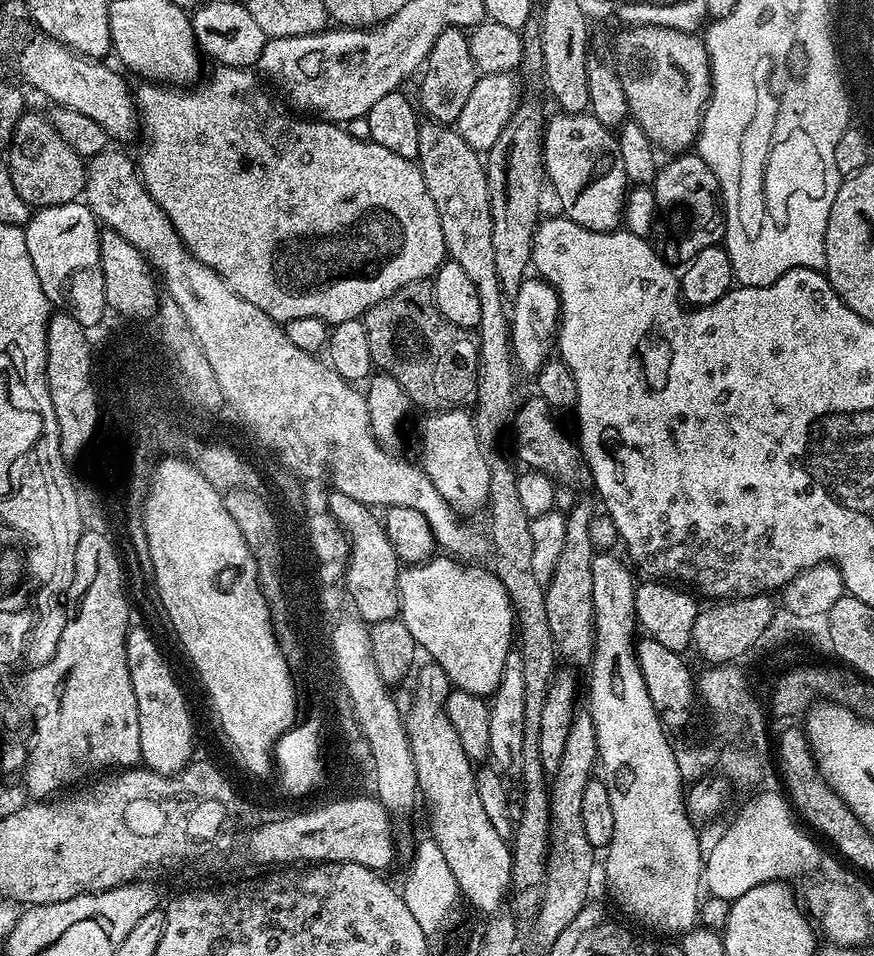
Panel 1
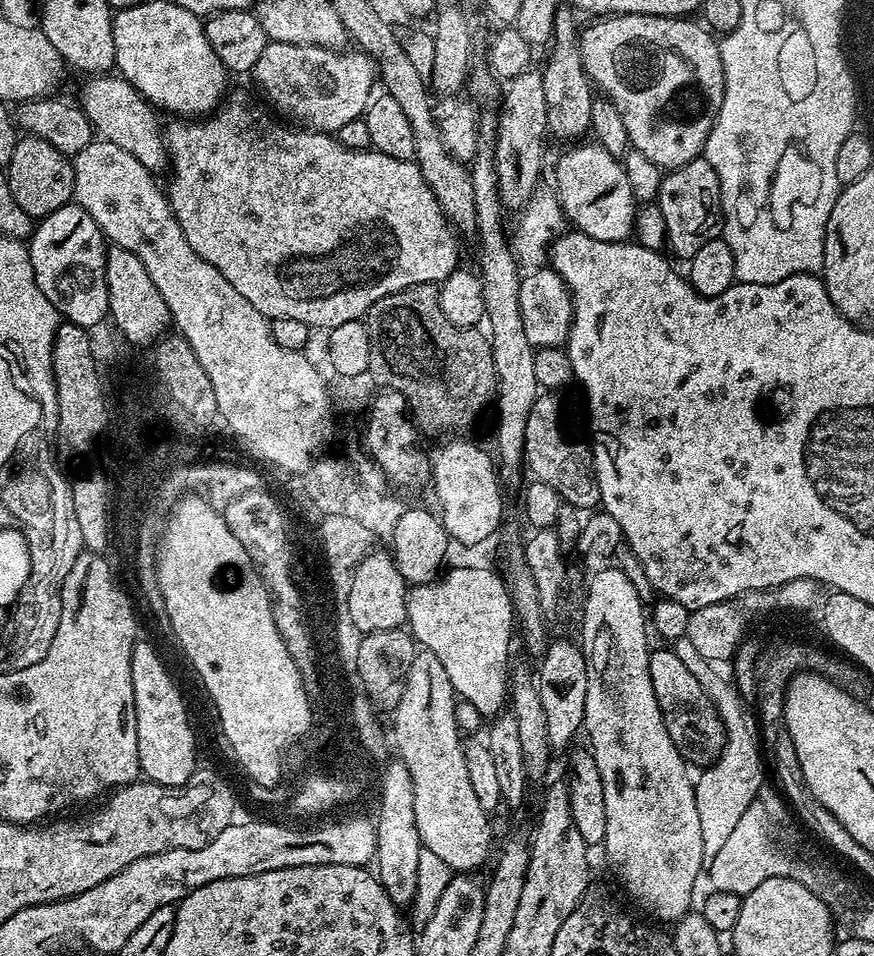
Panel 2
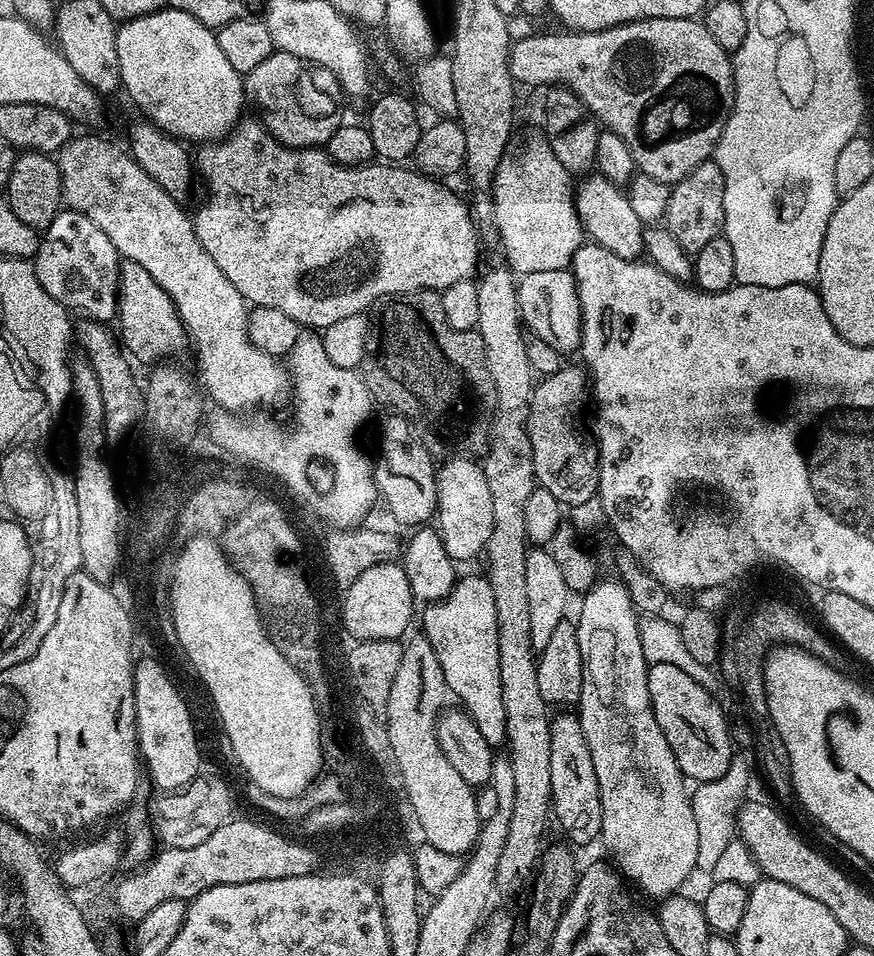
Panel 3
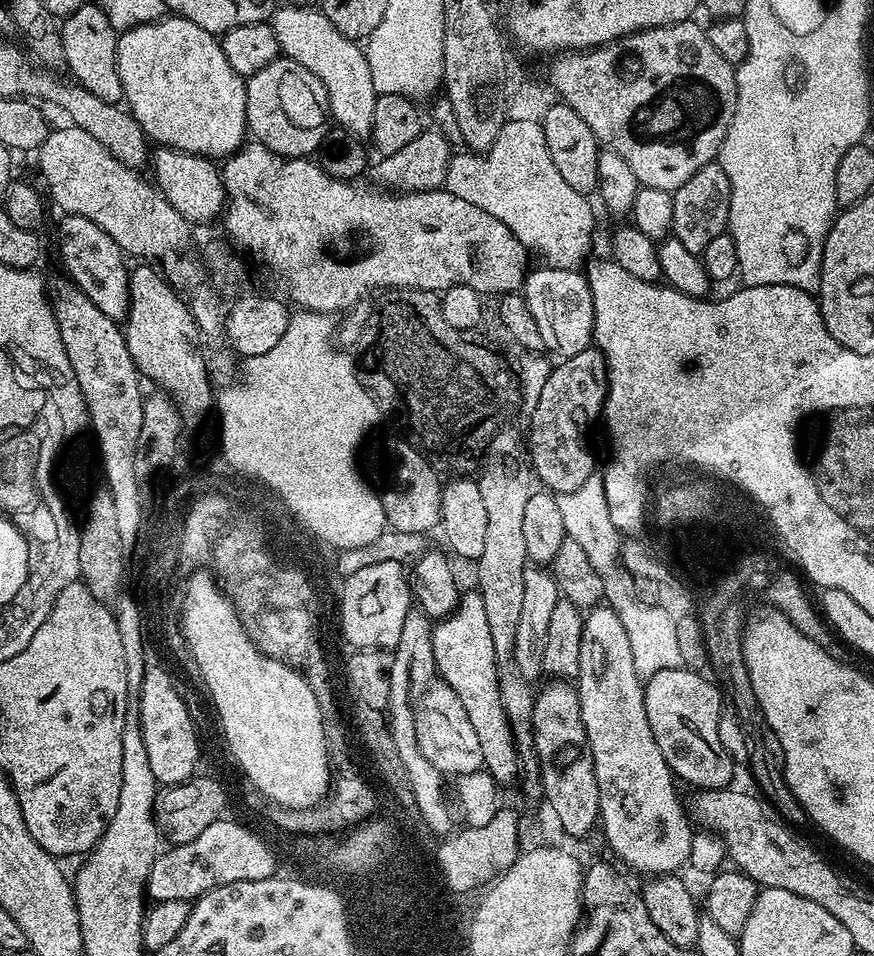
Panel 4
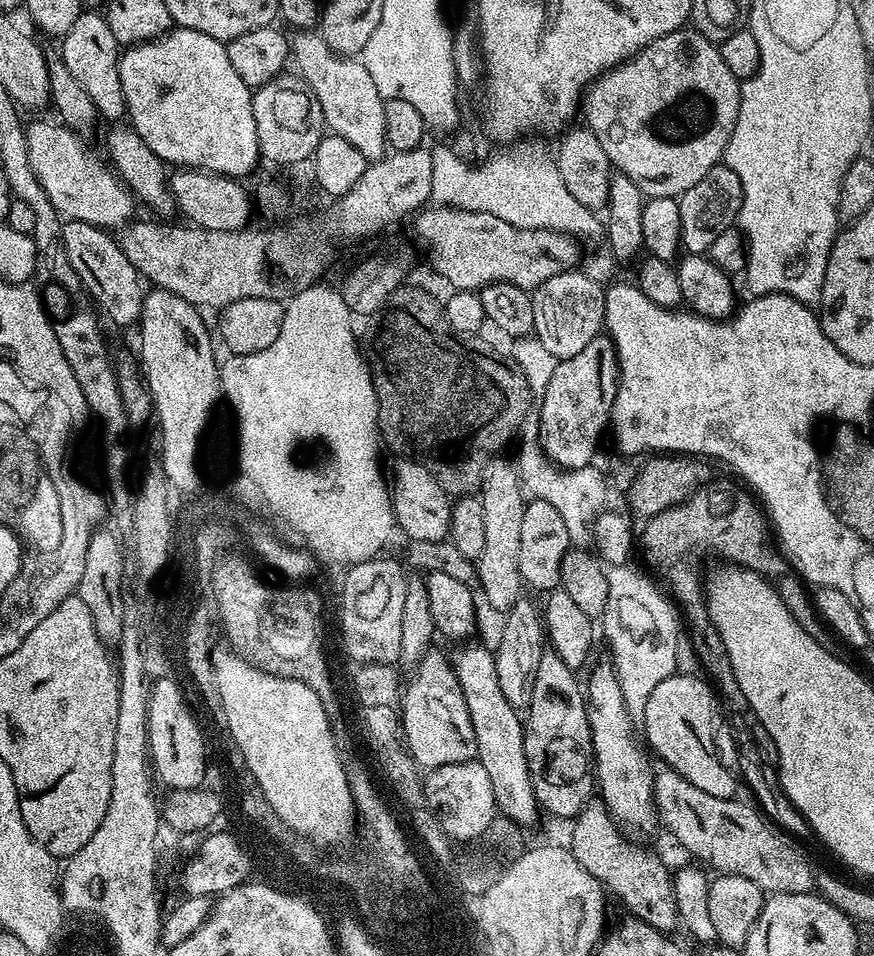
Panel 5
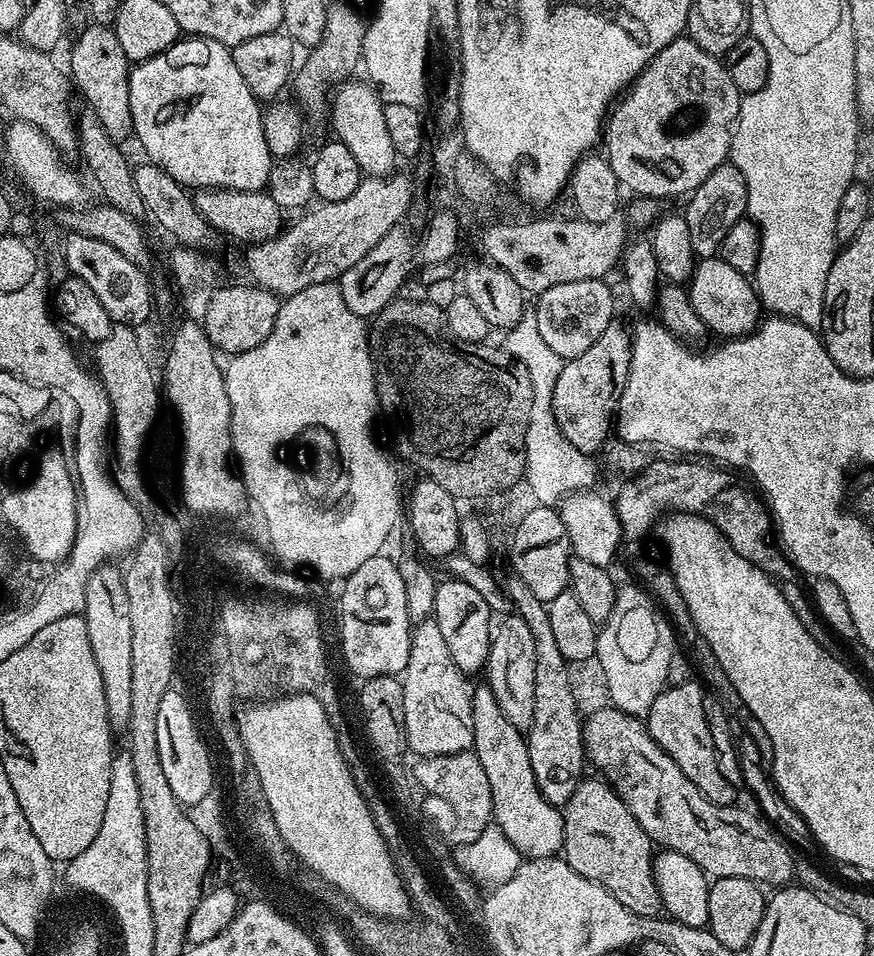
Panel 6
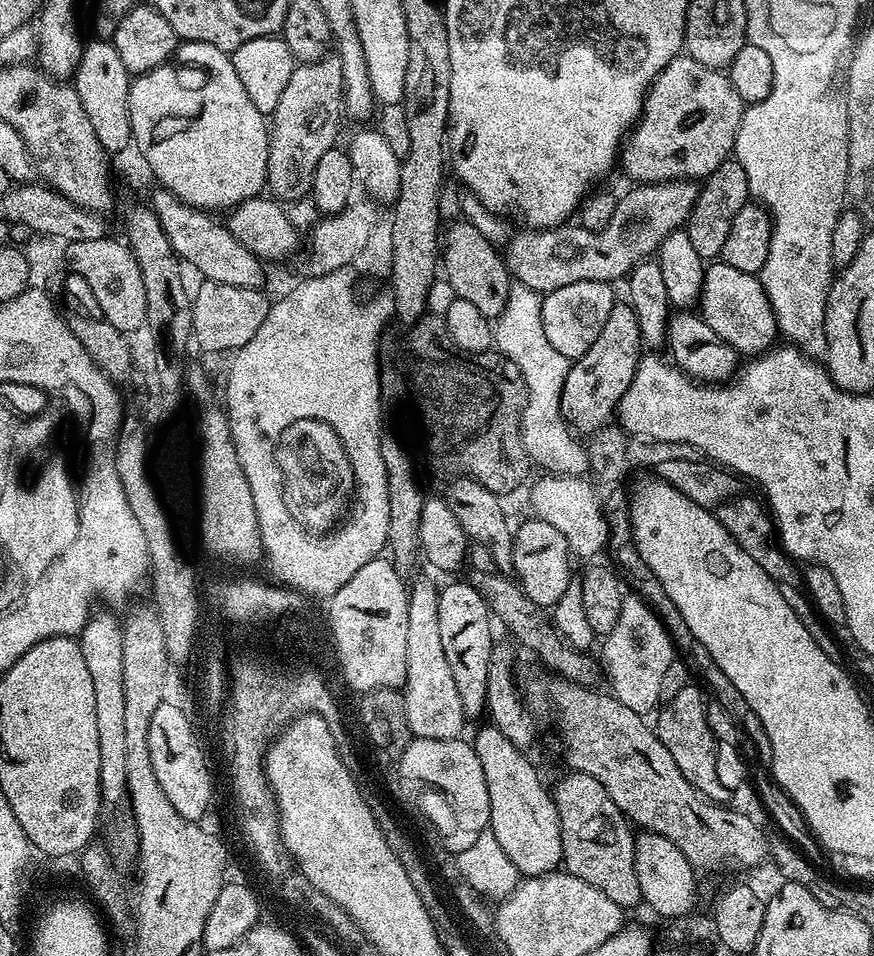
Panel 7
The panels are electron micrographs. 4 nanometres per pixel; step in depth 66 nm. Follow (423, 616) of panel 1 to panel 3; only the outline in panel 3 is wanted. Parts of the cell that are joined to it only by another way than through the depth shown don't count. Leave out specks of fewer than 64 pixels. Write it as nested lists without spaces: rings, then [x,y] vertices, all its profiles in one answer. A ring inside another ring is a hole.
[[[483,575],[464,576],[457,579],[448,596],[433,600],[424,612],[422,634],[434,646],[438,654],[438,666],[442,666],[444,681],[451,695],[460,699],[459,707],[468,713],[468,717],[482,730],[482,738],[493,746],[503,745],[507,741],[506,706],[502,706],[502,678],[498,674],[498,614],[494,610],[494,590]]]

